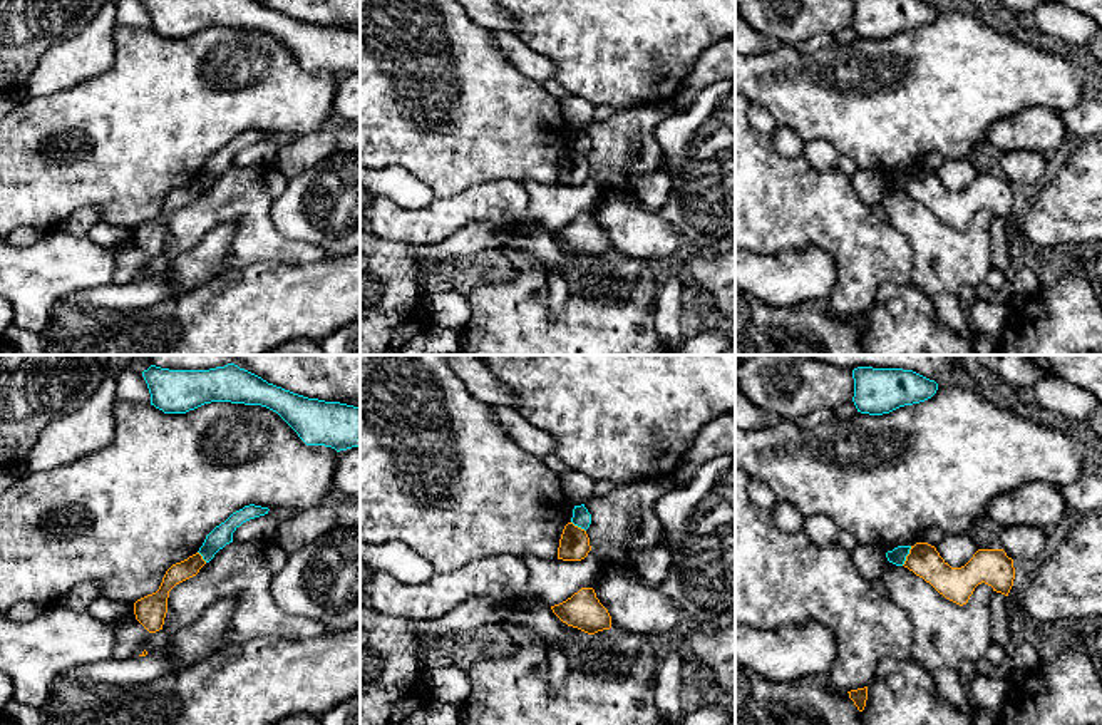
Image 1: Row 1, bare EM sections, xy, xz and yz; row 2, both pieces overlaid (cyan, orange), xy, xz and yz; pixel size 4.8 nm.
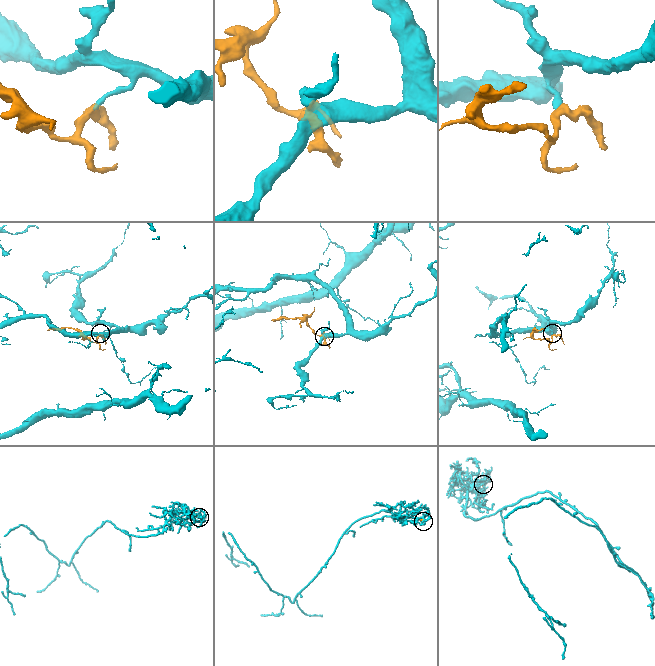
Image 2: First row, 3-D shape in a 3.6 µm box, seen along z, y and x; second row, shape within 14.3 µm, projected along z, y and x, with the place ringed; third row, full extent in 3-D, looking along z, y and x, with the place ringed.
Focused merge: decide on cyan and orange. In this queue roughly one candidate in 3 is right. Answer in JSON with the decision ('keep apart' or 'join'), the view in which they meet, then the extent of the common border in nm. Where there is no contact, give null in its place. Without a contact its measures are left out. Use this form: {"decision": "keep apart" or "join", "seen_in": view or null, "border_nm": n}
{"decision": "keep apart", "seen_in": "yz", "border_nm": 110}

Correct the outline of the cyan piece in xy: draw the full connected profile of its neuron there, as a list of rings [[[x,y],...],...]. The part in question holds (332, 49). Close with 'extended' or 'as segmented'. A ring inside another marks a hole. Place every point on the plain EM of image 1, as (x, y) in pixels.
[[[142,0],[151,30],[186,39],[204,28],[261,30],[276,37],[306,70],[337,77],[360,72],[360,32],[308,23],[258,0]]]; as segmented

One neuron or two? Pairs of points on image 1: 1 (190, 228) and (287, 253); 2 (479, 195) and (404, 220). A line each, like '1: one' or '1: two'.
1: one
2: one

